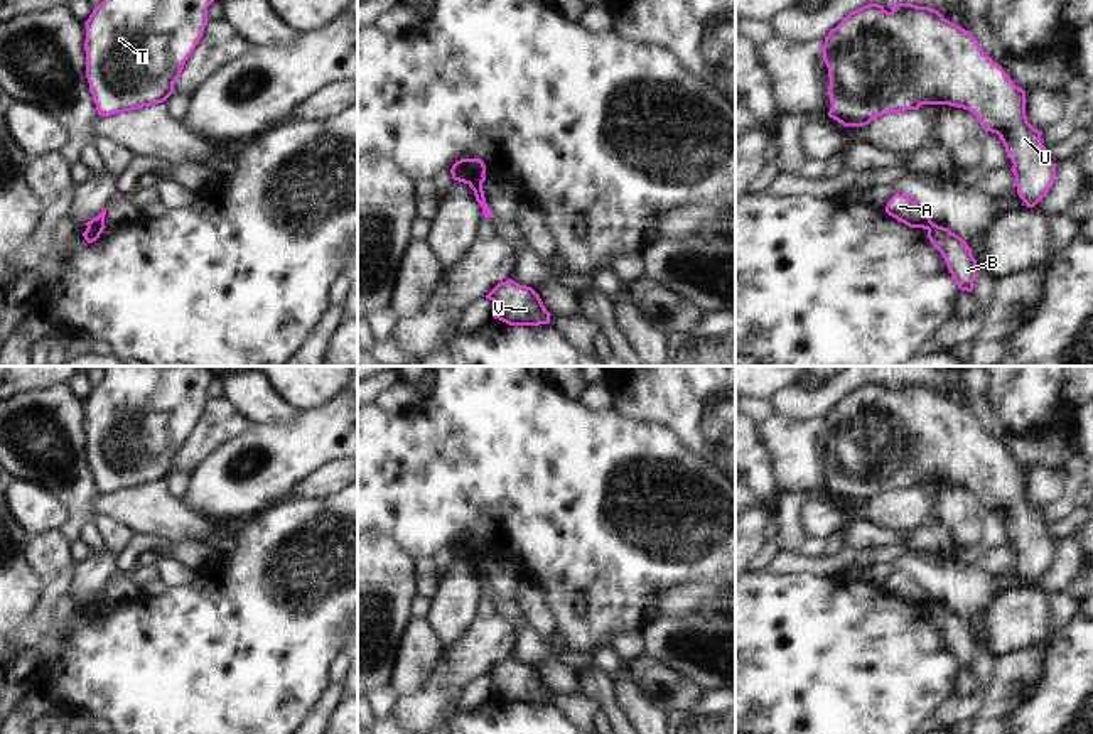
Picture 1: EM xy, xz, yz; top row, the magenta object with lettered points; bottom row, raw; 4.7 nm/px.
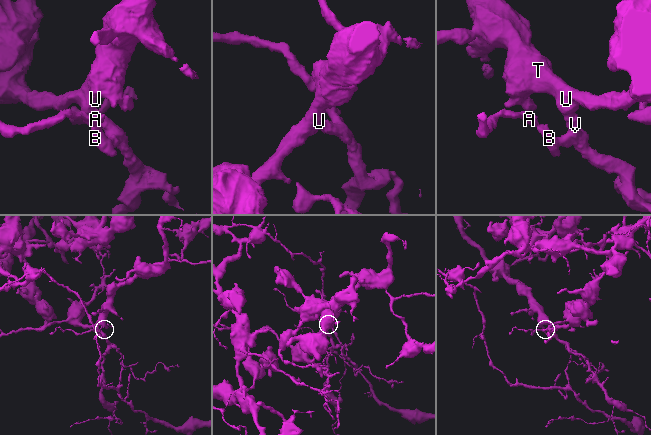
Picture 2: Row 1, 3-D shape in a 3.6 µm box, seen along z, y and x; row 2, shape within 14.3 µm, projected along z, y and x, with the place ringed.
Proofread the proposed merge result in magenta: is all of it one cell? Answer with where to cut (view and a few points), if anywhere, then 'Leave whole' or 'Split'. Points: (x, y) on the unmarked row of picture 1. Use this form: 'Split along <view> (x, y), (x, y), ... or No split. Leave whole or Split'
Split along xy (103, 603), (91, 603), (88, 606). Split.

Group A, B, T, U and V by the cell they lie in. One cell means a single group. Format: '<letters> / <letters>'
A / B T U V

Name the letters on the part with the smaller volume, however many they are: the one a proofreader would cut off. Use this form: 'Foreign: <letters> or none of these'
Foreign: A.

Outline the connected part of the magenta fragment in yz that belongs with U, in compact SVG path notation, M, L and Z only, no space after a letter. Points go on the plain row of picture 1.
M869 381L864 383L853 390L850 390L835 407L828 410L825 415L825 422L821 425L823 430L823 439L828 445L828 456L830 456L830 464L828 464L828 472L832 479L832 486L828 489L828 494L842 501L843 505L865 505L869 503L874 496L887 493L887 491L901 491L906 488L919 488L921 483L950 483L950 484L958 484L963 488L972 489L977 498L980 499L982 506L985 510L997 511L1005 525L1007 535L1012 538L1012 550L1015 553L1015 564L1017 564L1017 572L1019 575L1026 580L1027 586L1034 586L1053 565L1056 559L1056 542L1049 540L1046 537L1046 525L1041 520L1041 508L1036 508L1026 494L1026 469L1019 464L1014 462L1010 454L988 435L978 418L965 407L956 403L955 400L946 398L938 388L929 386L929 385L918 385L913 381L896 381L891 383L892 388L887 390L884 383L877 381Z

